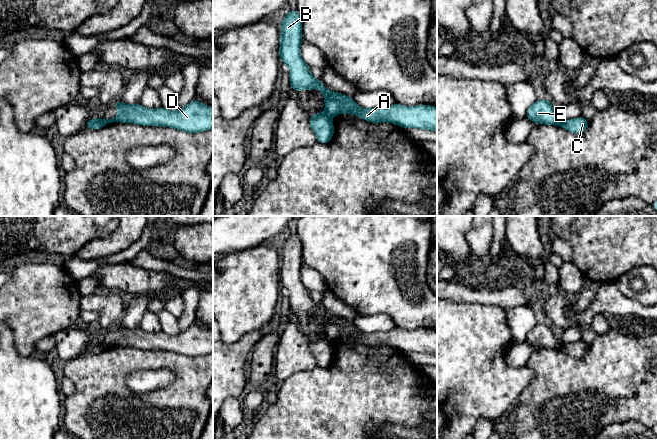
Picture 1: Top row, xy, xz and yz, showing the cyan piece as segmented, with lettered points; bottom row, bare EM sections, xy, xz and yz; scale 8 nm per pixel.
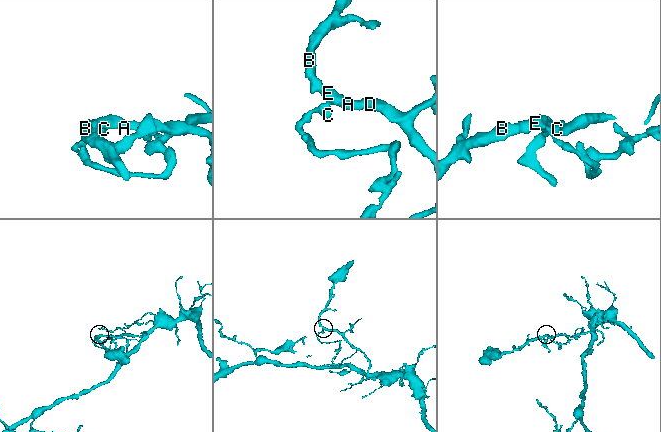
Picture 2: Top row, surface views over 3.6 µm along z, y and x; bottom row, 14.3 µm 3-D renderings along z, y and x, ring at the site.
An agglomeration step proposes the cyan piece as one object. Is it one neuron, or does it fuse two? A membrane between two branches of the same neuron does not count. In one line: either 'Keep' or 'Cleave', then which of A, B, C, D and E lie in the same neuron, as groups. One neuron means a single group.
Cleave. Groups: A B D E / C

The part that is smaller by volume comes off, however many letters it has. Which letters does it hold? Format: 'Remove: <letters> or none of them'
Remove: C

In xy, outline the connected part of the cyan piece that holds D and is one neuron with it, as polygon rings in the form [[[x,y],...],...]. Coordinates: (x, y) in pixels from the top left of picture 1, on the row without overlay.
[[[193,323],[186,331],[168,335],[163,331],[149,333],[141,328],[129,329],[117,324],[118,338],[114,343],[102,343],[105,349],[112,346],[135,347],[143,350],[171,351],[188,357],[213,354],[213,332]]]

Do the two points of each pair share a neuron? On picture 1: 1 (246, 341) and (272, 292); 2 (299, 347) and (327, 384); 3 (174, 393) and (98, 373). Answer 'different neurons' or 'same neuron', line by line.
1: different neurons
2: different neurons
3: same neuron

